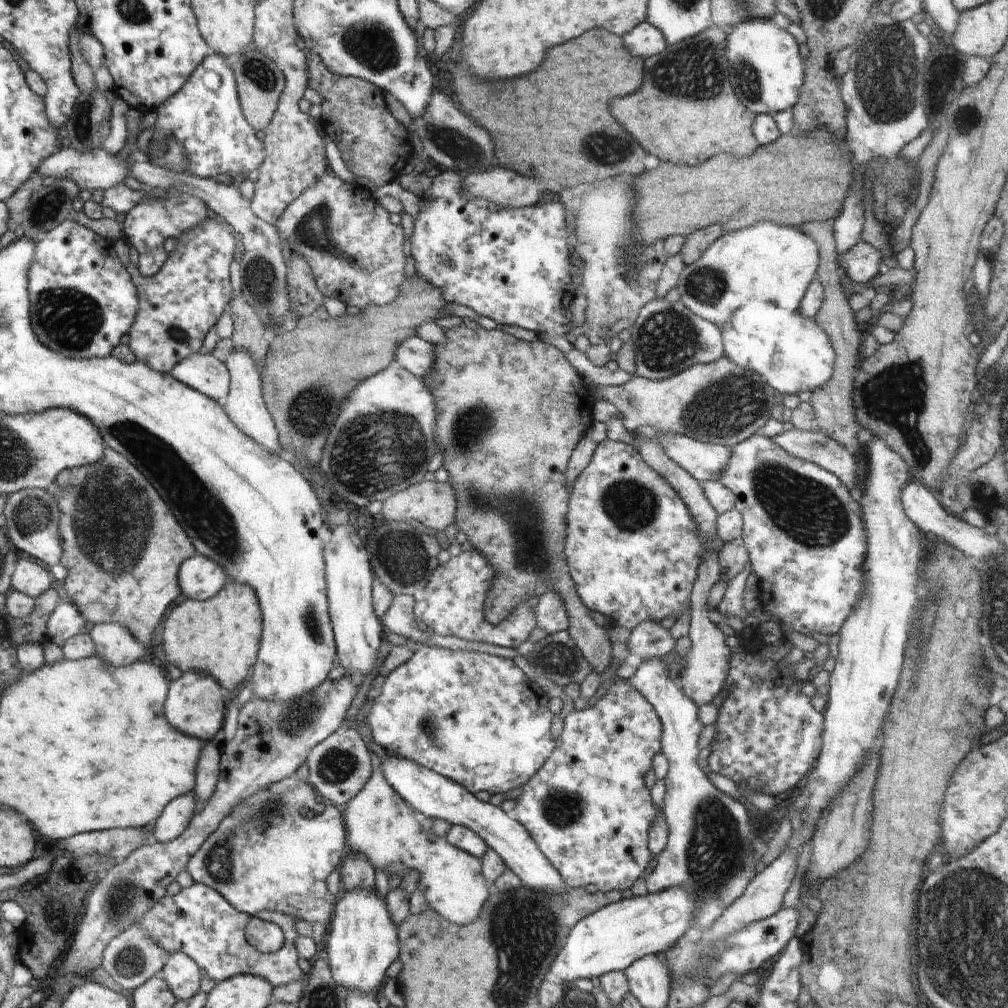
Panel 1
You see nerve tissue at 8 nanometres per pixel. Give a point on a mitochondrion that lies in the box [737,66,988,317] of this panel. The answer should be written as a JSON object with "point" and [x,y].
{"point":[967,118]}

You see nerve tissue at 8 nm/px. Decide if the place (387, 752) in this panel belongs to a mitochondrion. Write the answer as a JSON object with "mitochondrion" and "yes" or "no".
{"mitochondrion":"no"}

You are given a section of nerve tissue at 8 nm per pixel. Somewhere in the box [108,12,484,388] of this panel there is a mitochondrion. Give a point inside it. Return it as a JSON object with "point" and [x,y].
{"point":[371,43]}

